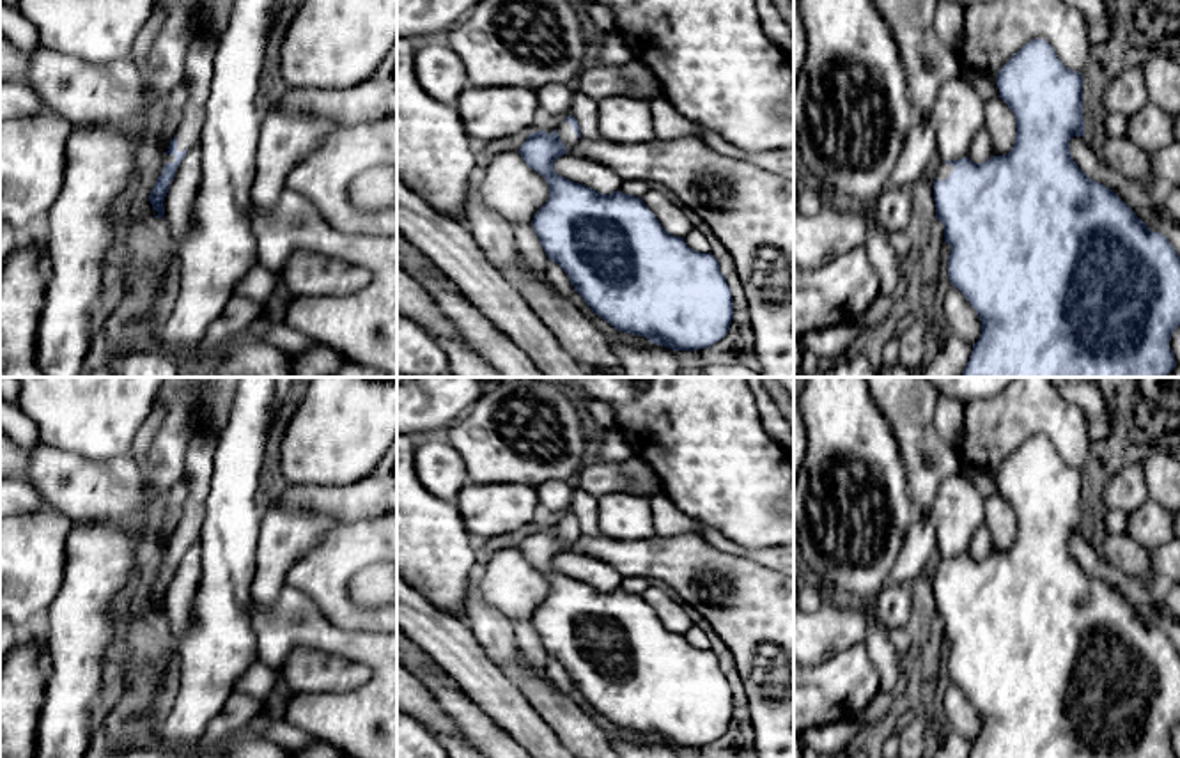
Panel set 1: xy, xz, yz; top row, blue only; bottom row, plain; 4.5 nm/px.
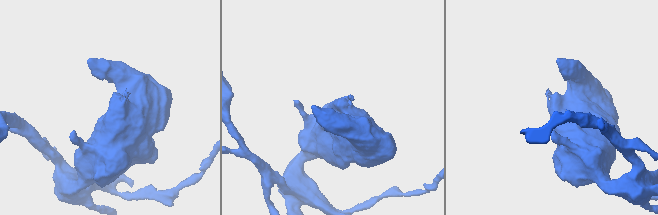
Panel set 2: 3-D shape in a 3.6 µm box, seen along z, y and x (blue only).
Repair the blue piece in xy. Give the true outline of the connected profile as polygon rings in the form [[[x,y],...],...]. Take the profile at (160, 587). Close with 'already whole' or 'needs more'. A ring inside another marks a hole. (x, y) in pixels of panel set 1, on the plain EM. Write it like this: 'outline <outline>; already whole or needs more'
outline [[[198,430],[191,436],[186,455],[182,478],[188,483],[188,498],[184,501],[182,519],[165,549],[165,563],[158,574],[149,599],[158,609],[154,615],[163,615],[165,611],[165,593],[168,590],[170,579],[184,556],[186,549],[198,542],[200,530],[206,519],[206,498],[209,492],[211,476],[214,471],[214,450],[218,445],[218,436],[211,430]]]; needs more

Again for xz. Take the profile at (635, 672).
outline [[[569,512],[551,531],[544,526],[532,530],[519,545],[526,561],[539,568],[549,583],[549,595],[532,616],[547,655],[567,669],[574,687],[592,708],[618,728],[647,733],[650,740],[673,747],[707,746],[725,735],[734,715],[734,694],[716,654],[710,648],[695,648],[684,634],[666,629],[643,595],[625,592],[620,586],[604,592],[558,572],[555,558],[567,551],[567,545],[579,535],[579,521]]]; needs more

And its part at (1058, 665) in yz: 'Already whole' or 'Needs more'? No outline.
Needs more

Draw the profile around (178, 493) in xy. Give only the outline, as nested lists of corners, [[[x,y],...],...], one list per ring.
[[[184,478],[175,482],[168,494],[167,494],[167,512],[163,517],[163,524],[159,528],[159,545],[163,549],[168,547],[170,538],[174,537],[181,519],[182,519],[182,510],[184,510],[184,501],[188,498],[188,483]]]

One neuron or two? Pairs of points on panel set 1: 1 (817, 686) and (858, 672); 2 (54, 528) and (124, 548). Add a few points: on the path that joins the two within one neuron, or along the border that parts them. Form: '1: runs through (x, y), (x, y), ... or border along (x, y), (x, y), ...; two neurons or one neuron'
1: runs through (828, 686), (844, 686), (847, 682); one neuron
2: border along (73, 525), (66, 541), (66, 567), (62, 572); two neurons

